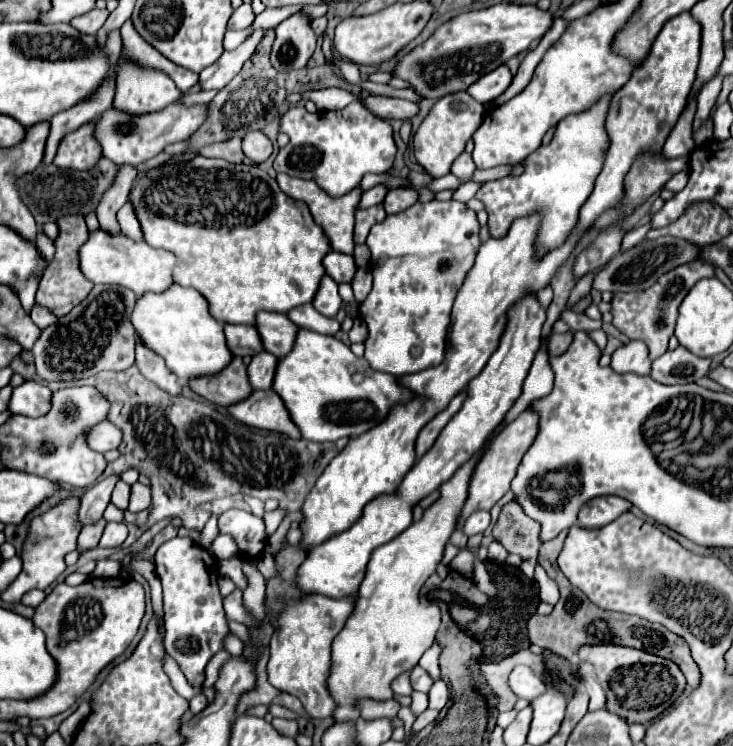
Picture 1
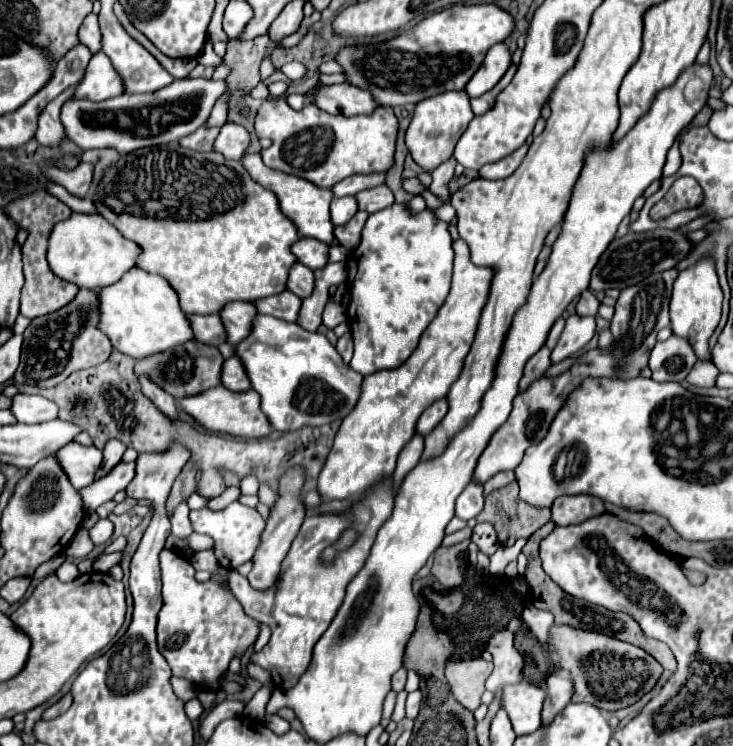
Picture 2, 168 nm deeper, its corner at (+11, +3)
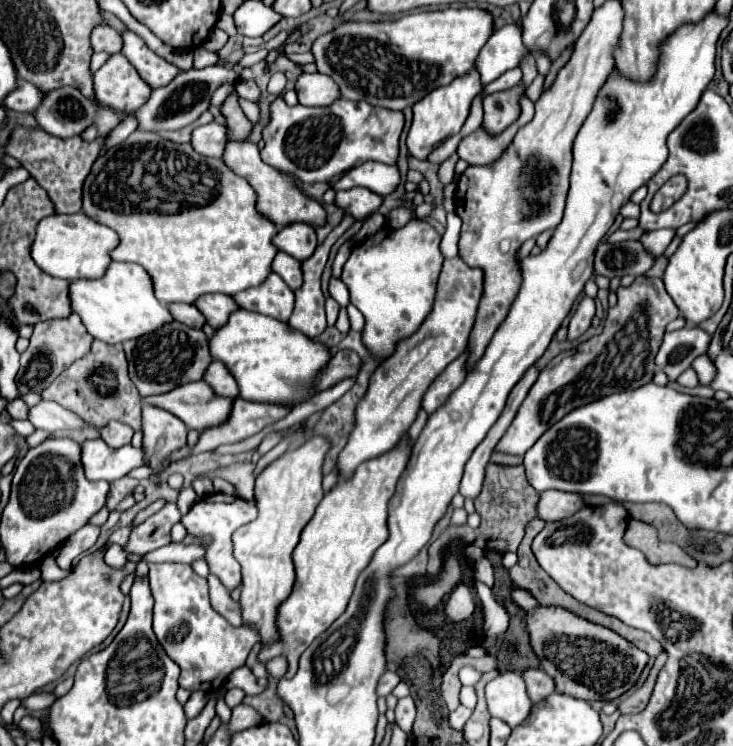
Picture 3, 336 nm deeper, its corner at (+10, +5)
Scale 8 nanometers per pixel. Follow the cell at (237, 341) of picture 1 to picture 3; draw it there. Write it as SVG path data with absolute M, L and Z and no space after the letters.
M174 303L174 305L168 305L170 313L174 315L176 321L188 325L188 327L198 327L202 329L206 325L204 321L204 315L194 307L194 305L186 305L186 303Z

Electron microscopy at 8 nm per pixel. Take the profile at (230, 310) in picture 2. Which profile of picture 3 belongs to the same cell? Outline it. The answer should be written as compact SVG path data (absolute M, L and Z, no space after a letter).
M202 295L196 301L196 307L204 313L208 325L212 325L214 329L224 327L228 321L228 315L234 313L234 309L240 309L232 297L226 295Z

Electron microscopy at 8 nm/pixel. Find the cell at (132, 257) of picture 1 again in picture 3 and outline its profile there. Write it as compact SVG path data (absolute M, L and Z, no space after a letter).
M86 213L50 215L38 223L36 241L32 245L32 259L44 273L52 277L60 277L66 281L98 279L112 263L110 251L116 245L118 235L102 223L94 223L94 219L90 219Z

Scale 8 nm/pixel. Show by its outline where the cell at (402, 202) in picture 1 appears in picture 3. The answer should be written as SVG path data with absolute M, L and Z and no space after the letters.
M354 187L350 191L338 191L336 193L336 207L350 213L354 219L366 219L372 213L376 213L382 205L382 197L374 195L372 191L366 191L364 187Z

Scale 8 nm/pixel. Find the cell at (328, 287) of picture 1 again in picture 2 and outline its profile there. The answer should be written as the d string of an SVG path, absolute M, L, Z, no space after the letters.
M293 263L287 277L287 289L301 299L309 297L309 293L313 291L313 271L309 271L301 263Z

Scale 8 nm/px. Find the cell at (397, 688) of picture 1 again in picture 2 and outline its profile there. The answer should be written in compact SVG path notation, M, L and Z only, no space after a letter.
M391 691L391 693L385 697L385 703L383 703L383 719L381 719L381 725L383 725L383 727L387 727L387 723L391 721L393 705L395 705L395 693Z

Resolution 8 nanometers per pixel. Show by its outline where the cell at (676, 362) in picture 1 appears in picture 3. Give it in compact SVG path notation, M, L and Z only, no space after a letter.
M682 327L666 333L656 355L656 365L668 375L670 381L676 381L698 355L706 353L708 345L710 335L700 327Z

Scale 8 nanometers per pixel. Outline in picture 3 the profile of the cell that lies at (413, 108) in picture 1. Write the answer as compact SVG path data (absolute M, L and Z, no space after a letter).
M302 73L296 81L296 93L300 105L306 107L328 107L330 103L340 99L340 91L334 79L322 73Z

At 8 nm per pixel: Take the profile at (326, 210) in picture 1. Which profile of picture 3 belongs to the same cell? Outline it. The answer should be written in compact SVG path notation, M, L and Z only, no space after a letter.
M230 141L226 145L226 151L224 151L224 157L226 165L236 173L236 175L242 175L256 191L258 195L258 211L262 215L266 215L270 221L274 221L278 225L278 229L290 225L290 223L308 223L312 227L322 227L326 225L326 209L322 207L322 203L318 203L316 199L310 199L308 195L302 193L302 189L296 185L294 179L288 177L288 173L280 173L278 169L266 165L262 159L260 159L260 151L258 151L258 145L256 143L250 143L250 141Z

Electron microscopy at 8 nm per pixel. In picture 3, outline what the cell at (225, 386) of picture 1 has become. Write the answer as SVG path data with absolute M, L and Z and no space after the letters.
M178 321L164 325L162 329L144 335L140 339L132 339L124 343L130 379L138 387L142 397L148 395L162 395L166 391L172 391L178 385L186 385L192 381L200 381L206 373L206 367L212 361L208 337L204 331L190 329Z

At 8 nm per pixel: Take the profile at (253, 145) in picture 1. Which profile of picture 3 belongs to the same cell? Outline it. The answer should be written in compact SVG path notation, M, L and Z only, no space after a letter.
M220 123L202 125L192 133L194 149L206 157L222 157L226 143L228 143L226 125L220 125Z

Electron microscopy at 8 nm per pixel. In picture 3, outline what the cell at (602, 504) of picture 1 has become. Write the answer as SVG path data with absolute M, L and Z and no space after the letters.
M544 491L538 501L538 515L544 521L562 521L584 507L582 495L564 491Z

